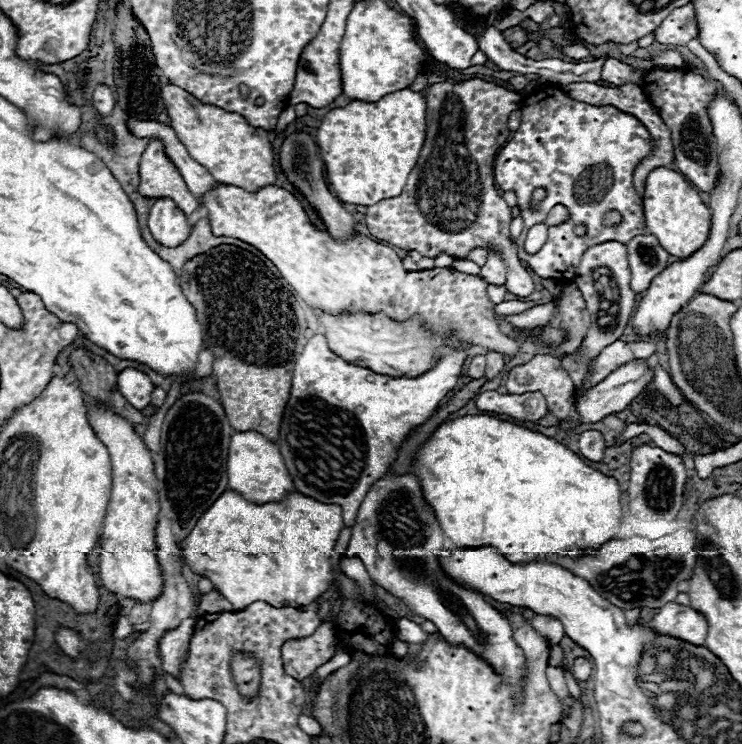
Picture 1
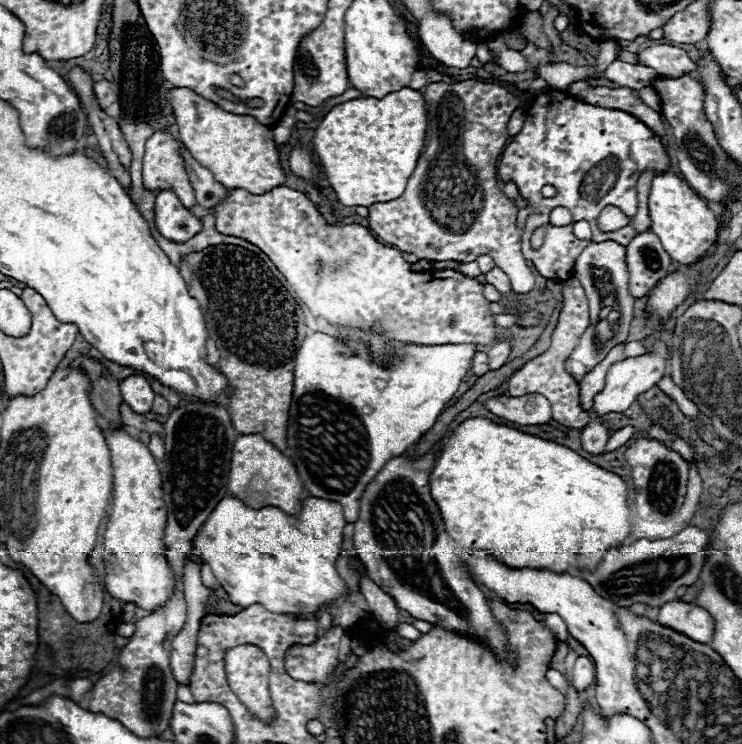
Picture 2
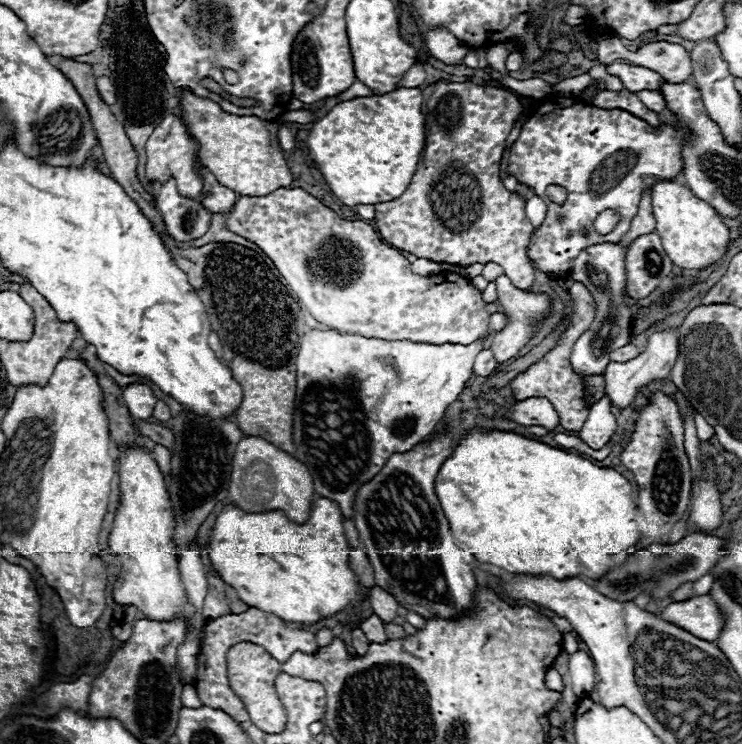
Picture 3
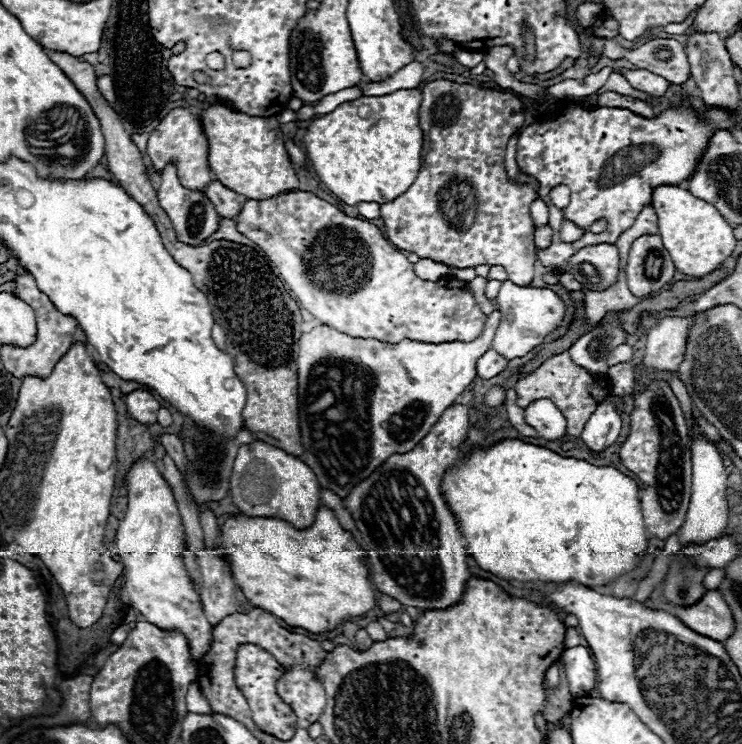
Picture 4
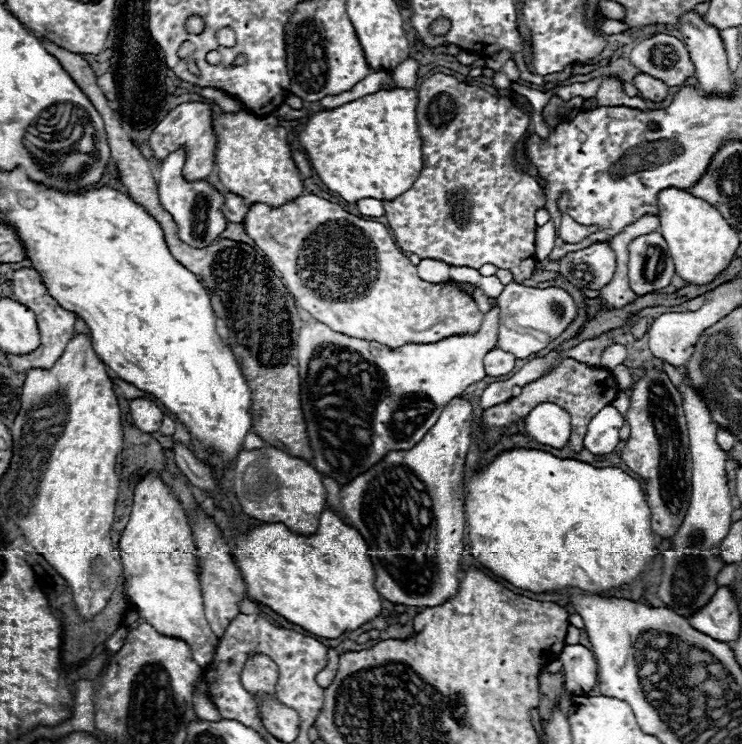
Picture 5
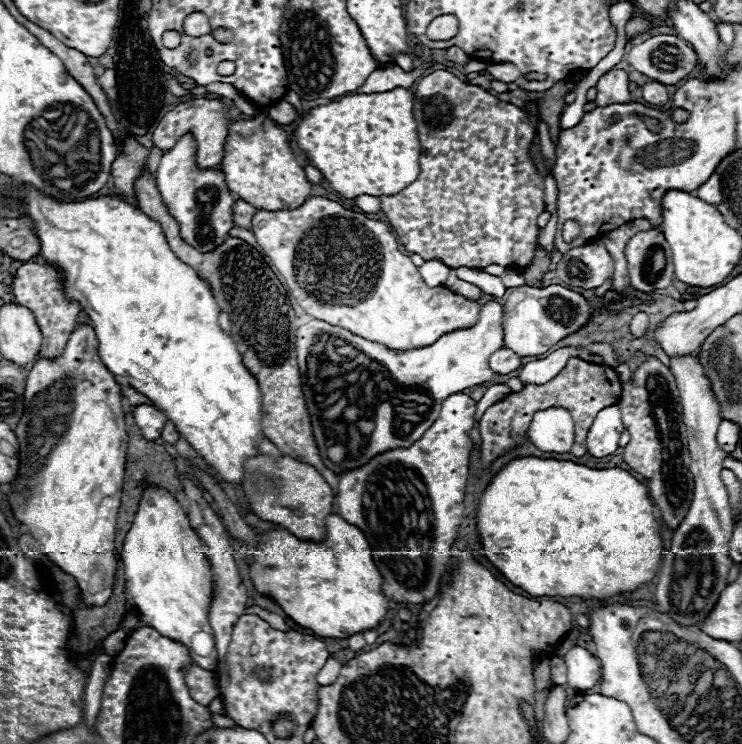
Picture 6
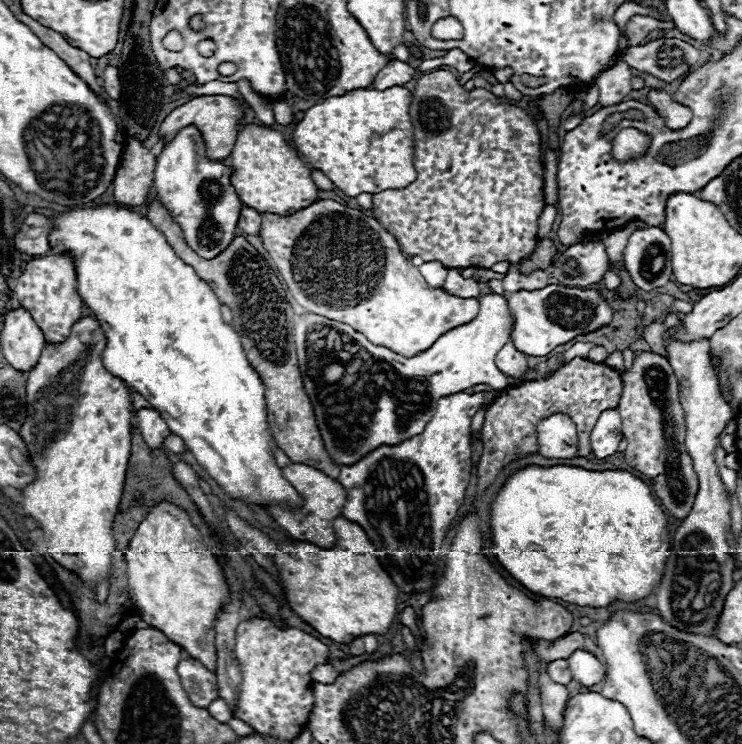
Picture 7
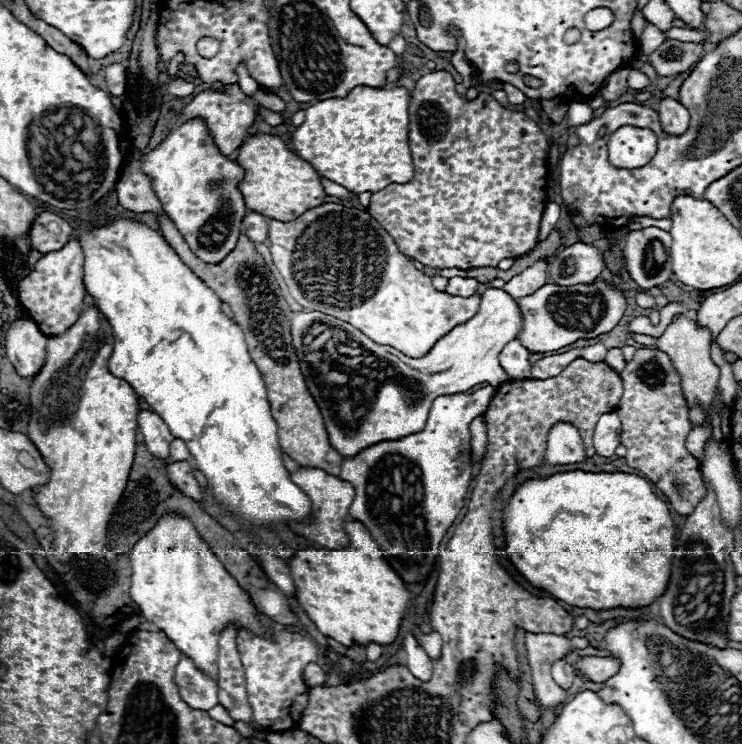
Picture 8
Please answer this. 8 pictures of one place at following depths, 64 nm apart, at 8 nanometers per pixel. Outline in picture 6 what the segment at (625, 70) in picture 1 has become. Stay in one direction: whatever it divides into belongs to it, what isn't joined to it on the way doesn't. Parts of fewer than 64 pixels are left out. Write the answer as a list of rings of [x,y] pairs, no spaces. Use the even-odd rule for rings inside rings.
[[[652,80],[652,82],[646,82],[646,84],[640,86],[640,88],[642,88],[642,96],[644,96],[644,100],[650,102],[650,104],[662,106],[662,104],[666,104],[666,102],[670,100],[668,90],[666,90],[666,86],[664,86],[662,82]]]

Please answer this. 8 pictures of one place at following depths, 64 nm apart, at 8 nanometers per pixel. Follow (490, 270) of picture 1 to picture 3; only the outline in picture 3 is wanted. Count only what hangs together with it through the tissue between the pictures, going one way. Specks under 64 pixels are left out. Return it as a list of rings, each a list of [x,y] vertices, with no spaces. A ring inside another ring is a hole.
[[[498,276],[496,280],[496,288],[498,288],[498,304],[504,308],[504,314],[508,316],[508,326],[504,326],[500,332],[494,334],[492,338],[492,354],[496,358],[498,364],[504,364],[506,360],[512,360],[518,350],[528,342],[530,334],[532,334],[532,324],[538,324],[540,318],[546,314],[546,310],[550,308],[550,300],[544,294],[530,294],[528,290],[518,290],[508,276]]]

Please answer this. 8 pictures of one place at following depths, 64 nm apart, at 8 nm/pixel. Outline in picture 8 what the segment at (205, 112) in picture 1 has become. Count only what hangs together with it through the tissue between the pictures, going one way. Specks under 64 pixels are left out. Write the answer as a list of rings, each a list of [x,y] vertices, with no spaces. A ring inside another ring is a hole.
[[[250,134],[238,148],[236,162],[244,168],[244,178],[238,184],[246,208],[270,216],[276,220],[294,220],[308,208],[320,206],[326,192],[322,190],[318,172],[292,150],[286,148],[284,140],[274,134]]]

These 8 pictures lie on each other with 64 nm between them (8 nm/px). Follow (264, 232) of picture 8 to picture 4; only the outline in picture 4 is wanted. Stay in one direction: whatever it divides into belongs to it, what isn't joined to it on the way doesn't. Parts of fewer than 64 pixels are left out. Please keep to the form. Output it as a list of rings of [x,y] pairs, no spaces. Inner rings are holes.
[[[212,180],[206,188],[204,188],[206,198],[214,204],[214,210],[224,216],[224,218],[234,218],[240,212],[242,206],[242,198],[240,194],[232,192],[230,188],[222,186],[218,180]]]

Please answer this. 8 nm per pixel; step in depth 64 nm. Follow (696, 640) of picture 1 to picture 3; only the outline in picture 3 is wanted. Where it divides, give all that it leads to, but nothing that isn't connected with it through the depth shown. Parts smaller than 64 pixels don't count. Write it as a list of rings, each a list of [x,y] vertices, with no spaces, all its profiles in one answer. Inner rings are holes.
[[[708,594],[690,598],[686,602],[672,602],[662,610],[660,616],[662,620],[708,642],[714,642],[722,630],[722,618]]]

